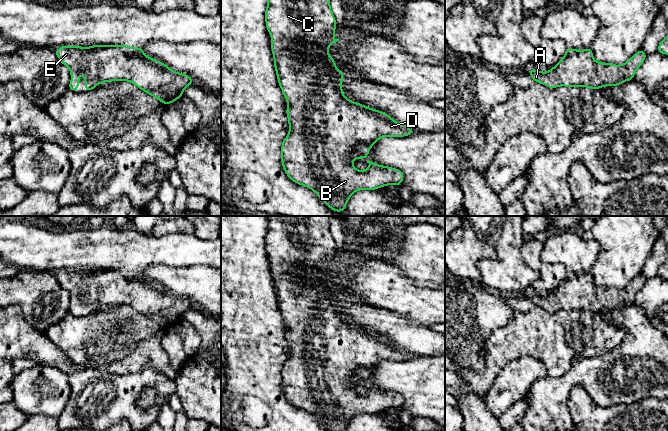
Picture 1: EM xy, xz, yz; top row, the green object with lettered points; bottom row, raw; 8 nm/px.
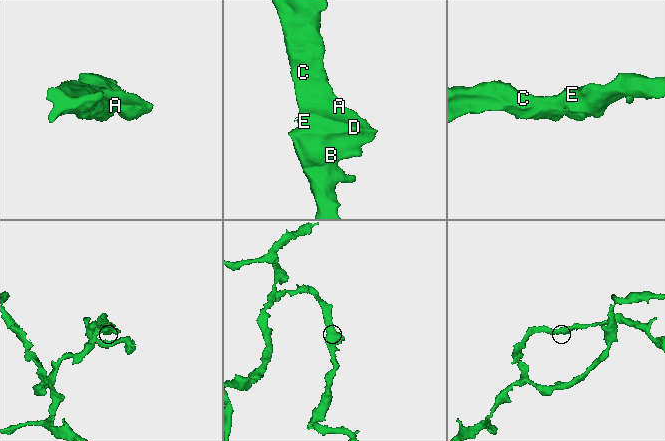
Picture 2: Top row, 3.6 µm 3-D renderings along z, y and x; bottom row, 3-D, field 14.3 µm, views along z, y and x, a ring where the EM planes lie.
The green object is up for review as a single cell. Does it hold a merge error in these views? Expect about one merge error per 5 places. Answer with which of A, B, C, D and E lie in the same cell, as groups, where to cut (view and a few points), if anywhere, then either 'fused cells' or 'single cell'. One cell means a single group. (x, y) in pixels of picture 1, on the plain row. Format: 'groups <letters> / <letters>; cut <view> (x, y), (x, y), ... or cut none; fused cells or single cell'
groups A B C D E; cut none; single cell

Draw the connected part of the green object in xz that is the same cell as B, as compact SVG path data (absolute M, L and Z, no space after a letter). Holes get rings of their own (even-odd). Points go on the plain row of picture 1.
M266 216L267 217L267 221L268 221L268 227L267 227L267 233L265 235L265 245L266 245L266 251L267 251L267 254L272 262L272 267L271 267L271 272L272 272L272 278L273 278L273 281L274 281L274 291L276 293L276 299L277 299L277 302L278 302L278 307L280 309L280 312L283 316L283 319L288 327L288 332L286 333L286 339L288 340L288 346L289 346L289 358L286 362L284 362L283 366L282 366L282 369L281 369L281 375L282 375L282 381L281 381L281 386L282 386L282 390L283 390L283 393L284 393L284 396L287 398L287 400L295 407L299 408L299 409L302 409L302 410L305 410L305 411L308 411L309 413L313 414L318 420L319 422L328 430L328 431L346 431L346 428L349 424L349 422L352 420L352 418L354 416L356 416L357 414L364 414L364 413L368 413L368 414L375 414L375 413L378 413L378 412L381 412L381 411L384 411L386 409L401 409L403 403L404 403L404 398L402 397L401 394L399 393L395 393L395 392L392 392L392 391L388 391L388 390L382 390L382 389L378 389L376 387L373 387L371 385L368 384L367 382L367 379L371 373L371 370L373 368L375 368L381 361L384 361L384 360L389 360L389 361L404 361L404 360L408 360L408 359L411 359L415 354L409 352L408 350L406 349L403 349L401 347L398 347L396 346L395 344L393 344L387 337L385 336L382 336L382 335L379 335L379 334L376 334L376 333L372 333L372 332L369 332L367 330L364 330L362 328L359 328L357 326L354 326L354 325L351 325L351 324L348 324L346 320L344 320L342 318L342 303L344 302L345 298L342 297L341 295L337 294L336 293L336 287L333 283L333 281L330 281L329 278L328 278L328 272L334 267L334 266L337 266L339 264L335 263L334 262L334 257L335 257L335 253L336 253L336 243L331 235L331 231L330 231L330 223L329 223L329 216ZM354 382L358 382L358 383L361 383L361 382L366 382L368 384L368 387L369 387L369 391L364 394L364 395L360 395L360 394L357 394L353 391L353 383Z

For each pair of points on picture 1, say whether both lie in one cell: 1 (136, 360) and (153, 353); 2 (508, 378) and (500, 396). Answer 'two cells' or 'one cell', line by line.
1: one cell
2: one cell

